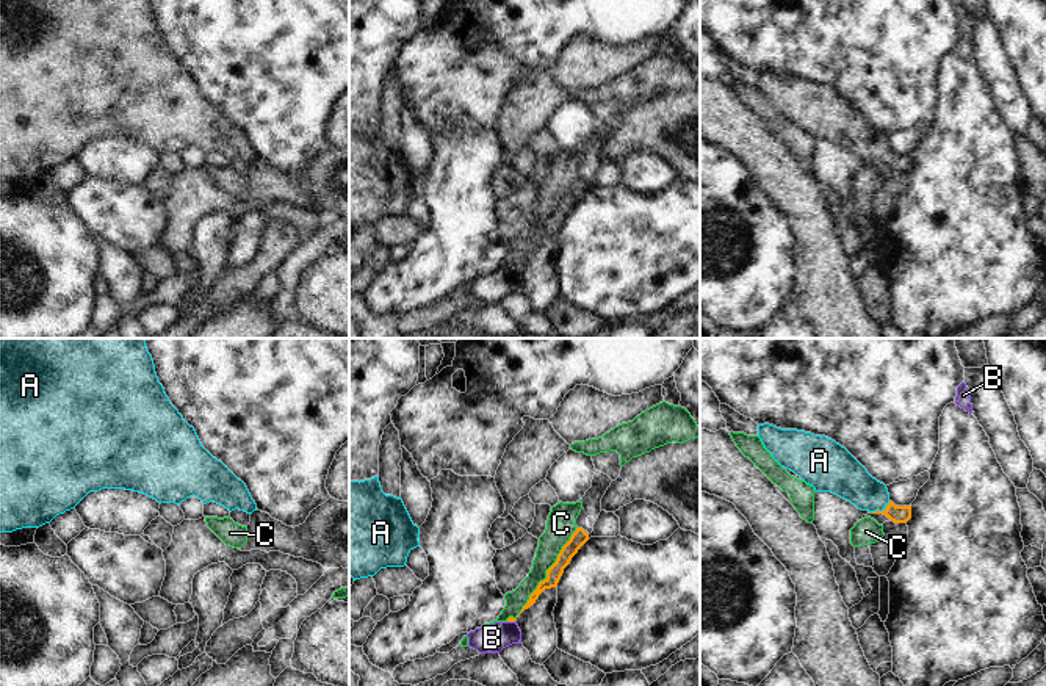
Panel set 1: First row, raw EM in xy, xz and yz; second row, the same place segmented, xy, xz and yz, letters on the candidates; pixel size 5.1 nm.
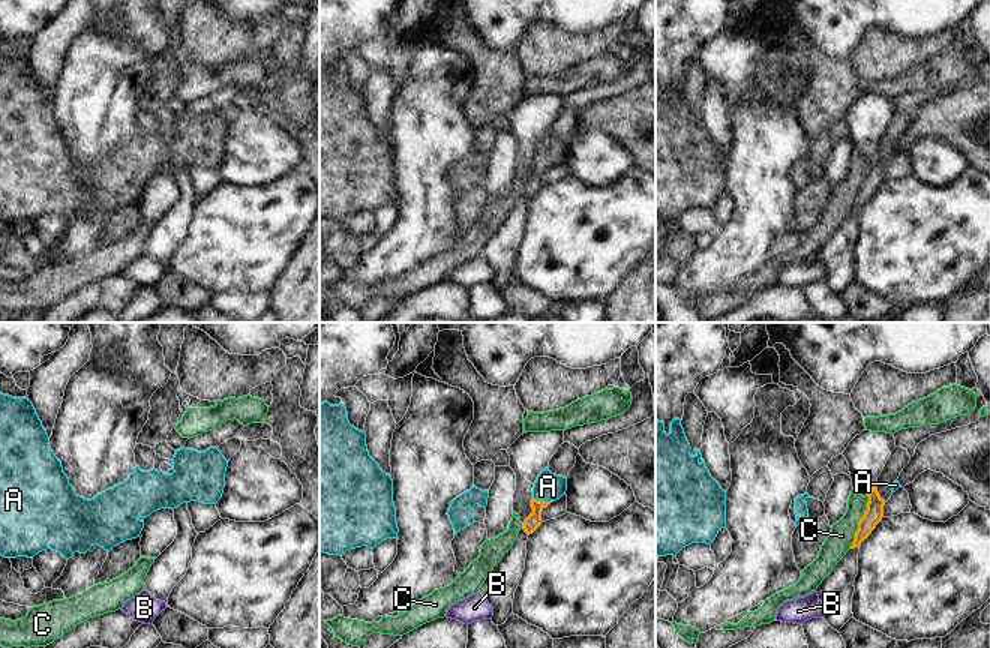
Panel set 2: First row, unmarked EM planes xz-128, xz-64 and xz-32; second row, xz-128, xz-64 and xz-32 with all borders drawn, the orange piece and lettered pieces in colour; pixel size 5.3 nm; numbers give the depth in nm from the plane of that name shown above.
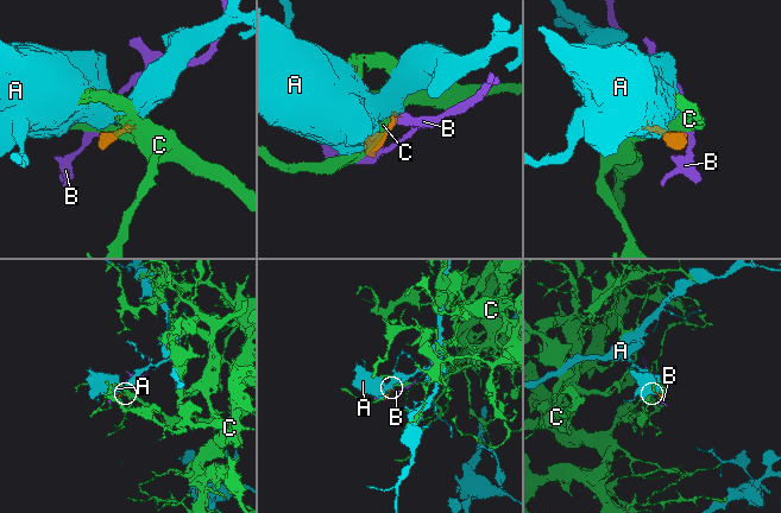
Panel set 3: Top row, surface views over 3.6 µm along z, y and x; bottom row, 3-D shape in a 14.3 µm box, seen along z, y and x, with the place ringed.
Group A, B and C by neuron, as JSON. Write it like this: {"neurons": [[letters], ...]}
{"neurons": [["A"], ["B"], ["C"]]}

